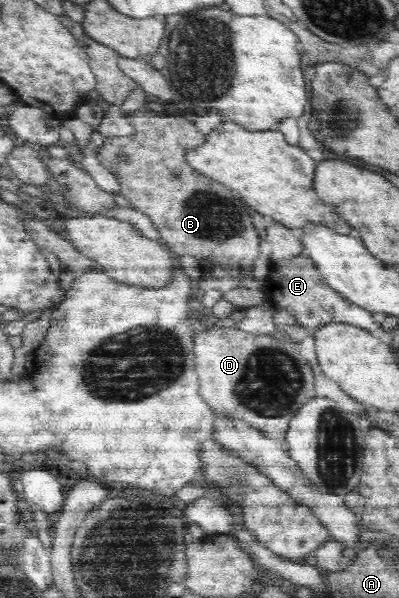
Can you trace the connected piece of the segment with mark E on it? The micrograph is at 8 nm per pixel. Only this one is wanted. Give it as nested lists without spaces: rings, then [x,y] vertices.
[[[306,254],[272,263],[263,293],[269,303],[285,309],[297,320],[297,324],[305,327],[316,329],[328,323],[346,323],[371,332],[380,326],[373,312],[351,303],[338,291],[331,289],[316,269],[315,262]]]

